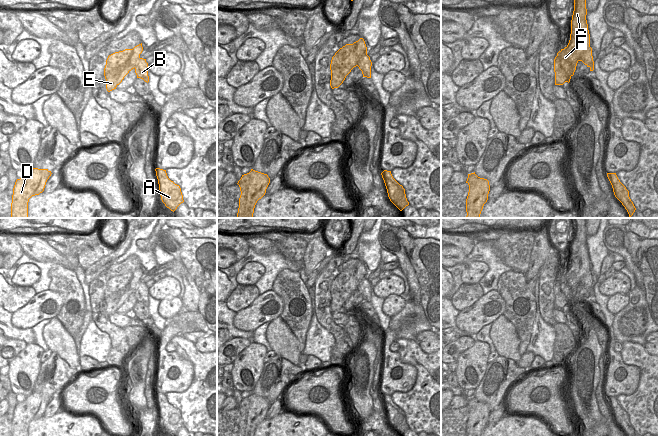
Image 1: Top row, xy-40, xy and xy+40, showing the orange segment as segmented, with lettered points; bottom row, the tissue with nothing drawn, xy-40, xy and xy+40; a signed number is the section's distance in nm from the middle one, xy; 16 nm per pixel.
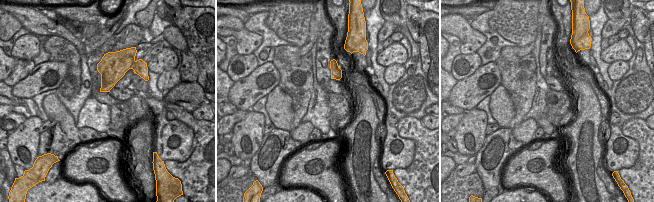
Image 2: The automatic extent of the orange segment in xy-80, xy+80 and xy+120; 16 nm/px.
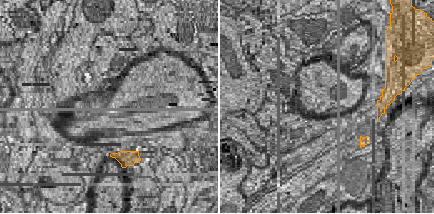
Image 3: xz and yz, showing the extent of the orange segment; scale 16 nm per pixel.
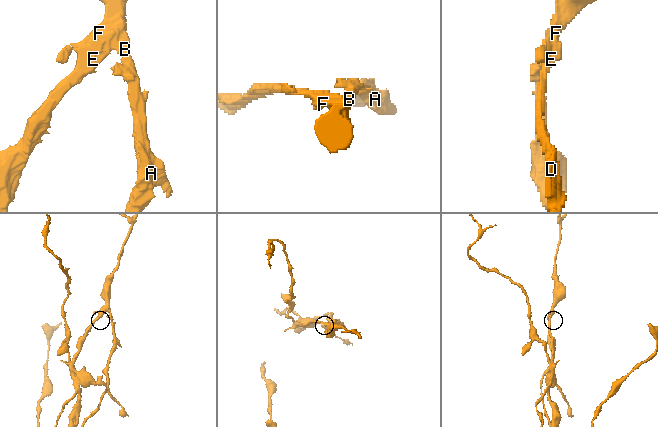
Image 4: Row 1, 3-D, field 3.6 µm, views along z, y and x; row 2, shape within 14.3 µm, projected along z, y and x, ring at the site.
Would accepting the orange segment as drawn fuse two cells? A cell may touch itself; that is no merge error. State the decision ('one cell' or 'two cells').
two cells

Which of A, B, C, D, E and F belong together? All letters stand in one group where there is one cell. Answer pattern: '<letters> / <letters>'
A B C / D E F

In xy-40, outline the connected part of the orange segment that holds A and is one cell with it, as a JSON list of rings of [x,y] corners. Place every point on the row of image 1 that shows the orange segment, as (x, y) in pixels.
[[[156,168],[155,171],[161,200],[167,208],[174,212],[184,202],[181,188],[168,178],[166,170]]]

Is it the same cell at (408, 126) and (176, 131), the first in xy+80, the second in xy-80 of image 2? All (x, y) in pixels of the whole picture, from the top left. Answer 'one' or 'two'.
two

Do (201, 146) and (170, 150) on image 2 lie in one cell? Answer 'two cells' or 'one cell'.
two cells

